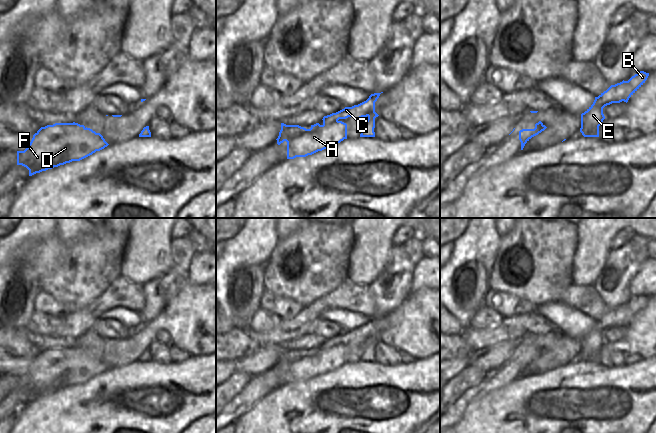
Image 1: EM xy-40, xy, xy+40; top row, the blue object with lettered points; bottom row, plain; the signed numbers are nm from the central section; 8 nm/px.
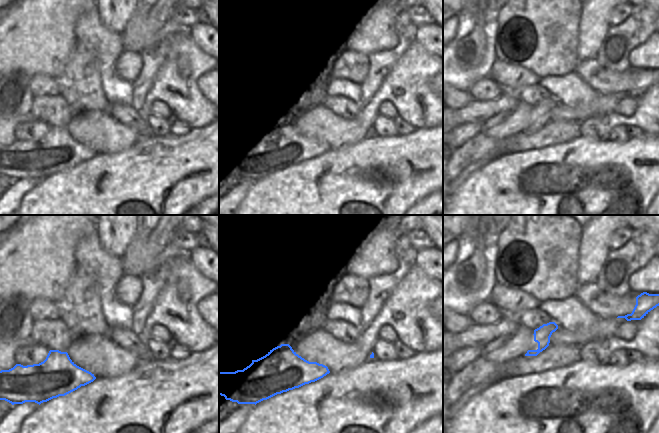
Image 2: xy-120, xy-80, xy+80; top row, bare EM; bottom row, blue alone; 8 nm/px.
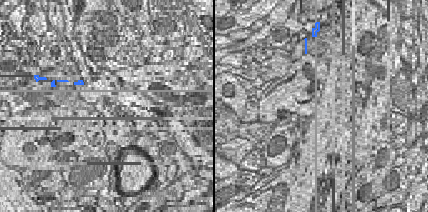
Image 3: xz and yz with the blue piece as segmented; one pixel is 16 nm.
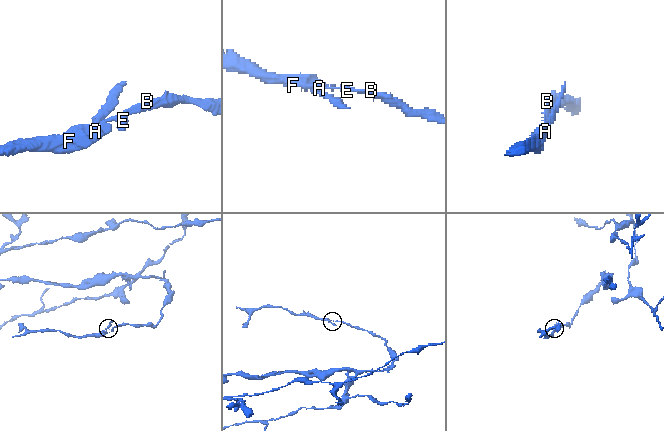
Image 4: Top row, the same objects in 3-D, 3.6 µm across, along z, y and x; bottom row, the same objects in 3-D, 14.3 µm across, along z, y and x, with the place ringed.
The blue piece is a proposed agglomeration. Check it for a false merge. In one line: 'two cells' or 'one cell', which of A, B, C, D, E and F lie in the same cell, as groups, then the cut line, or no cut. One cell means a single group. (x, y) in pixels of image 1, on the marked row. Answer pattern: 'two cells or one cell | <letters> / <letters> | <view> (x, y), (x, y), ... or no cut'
two cells | A D F / B C E | xy (337, 120), (331, 124), (323, 125)

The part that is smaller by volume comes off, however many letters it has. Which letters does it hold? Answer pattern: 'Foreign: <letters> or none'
Foreign: A, D, F

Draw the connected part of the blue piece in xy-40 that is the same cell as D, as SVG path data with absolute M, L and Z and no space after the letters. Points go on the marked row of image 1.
M55 123L41 127L24 151L17 151L17 165L29 170L29 176L80 161L109 144L100 133L78 123Z

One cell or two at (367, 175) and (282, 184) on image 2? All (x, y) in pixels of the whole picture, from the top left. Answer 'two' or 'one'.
one

